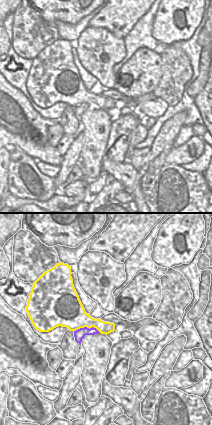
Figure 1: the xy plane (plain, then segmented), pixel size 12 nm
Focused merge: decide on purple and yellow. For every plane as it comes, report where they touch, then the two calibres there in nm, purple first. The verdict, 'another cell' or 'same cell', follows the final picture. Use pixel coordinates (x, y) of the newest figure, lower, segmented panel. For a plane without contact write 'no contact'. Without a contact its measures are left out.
meets purple at (86, 327); 130 nm thick on the purple side, 340 nm on the other

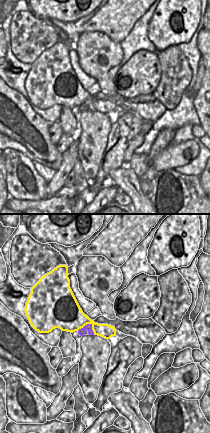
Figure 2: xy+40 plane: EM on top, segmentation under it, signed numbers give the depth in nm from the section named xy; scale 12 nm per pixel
meets purple at (88, 324); 90 nm thick on the purple side, 340 nm on the other

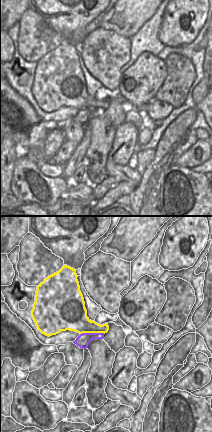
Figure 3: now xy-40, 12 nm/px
meets purple at (92, 333); 160 nm thick on the purple side, 260 nm on the other

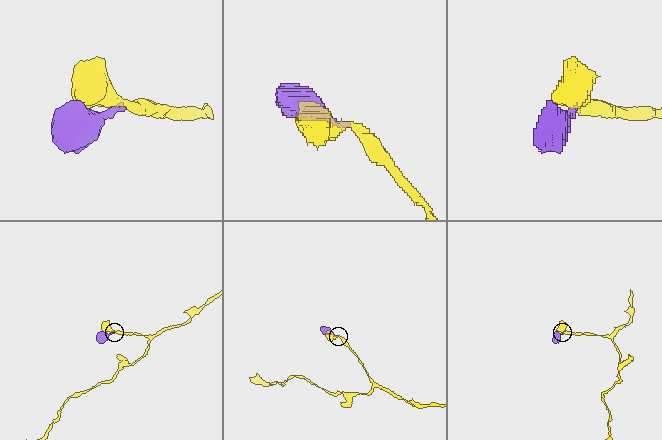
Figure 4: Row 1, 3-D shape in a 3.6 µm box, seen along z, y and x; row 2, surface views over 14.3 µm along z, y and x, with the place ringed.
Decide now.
another cell

